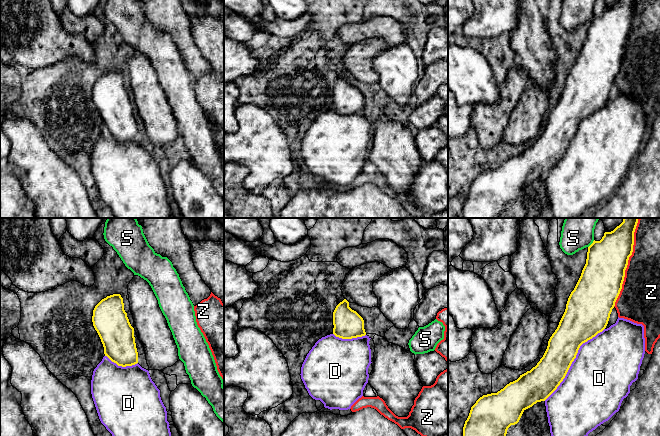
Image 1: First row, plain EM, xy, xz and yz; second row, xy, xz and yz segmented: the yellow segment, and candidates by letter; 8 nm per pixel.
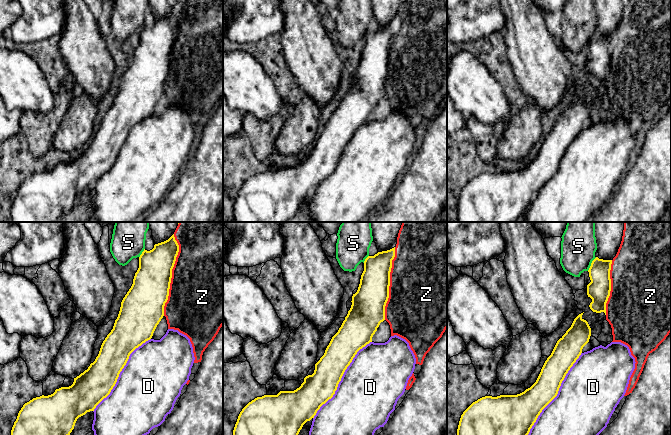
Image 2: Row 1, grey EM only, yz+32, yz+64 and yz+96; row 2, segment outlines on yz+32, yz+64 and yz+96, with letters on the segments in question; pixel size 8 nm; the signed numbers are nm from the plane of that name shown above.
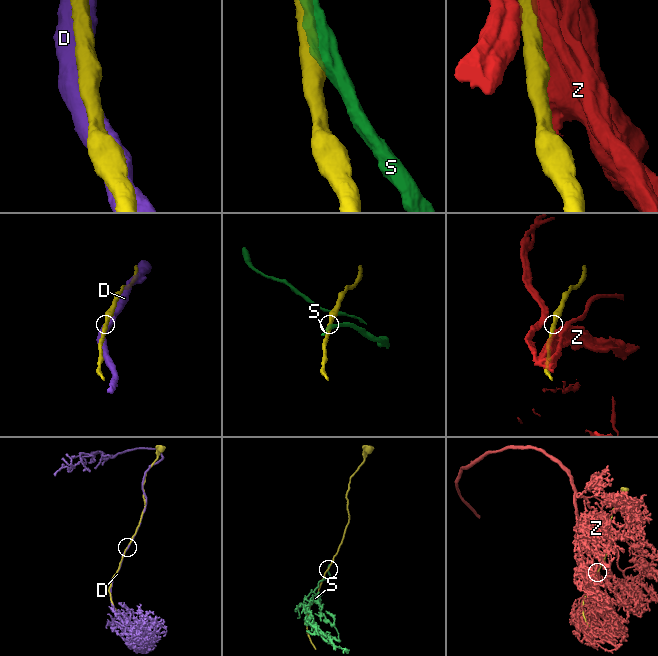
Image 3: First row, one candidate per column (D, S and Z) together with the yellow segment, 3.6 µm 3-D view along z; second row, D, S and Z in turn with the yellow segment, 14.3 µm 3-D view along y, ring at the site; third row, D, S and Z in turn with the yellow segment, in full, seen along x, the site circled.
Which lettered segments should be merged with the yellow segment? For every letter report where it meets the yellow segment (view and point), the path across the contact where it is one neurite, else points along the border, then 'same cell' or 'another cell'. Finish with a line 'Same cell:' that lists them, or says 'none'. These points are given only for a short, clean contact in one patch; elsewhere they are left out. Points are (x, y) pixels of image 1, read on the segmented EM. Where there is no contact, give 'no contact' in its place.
D: meets yellow in yz at (573, 360); same cell
S: meets yellow in yz at (591, 244); border along yz (594, 240), (588, 247); another cell
Z: meets yellow in yz at (627, 262); another cell
Same cell: D

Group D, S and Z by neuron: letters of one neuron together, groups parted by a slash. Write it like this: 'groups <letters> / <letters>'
groups D / S Z

